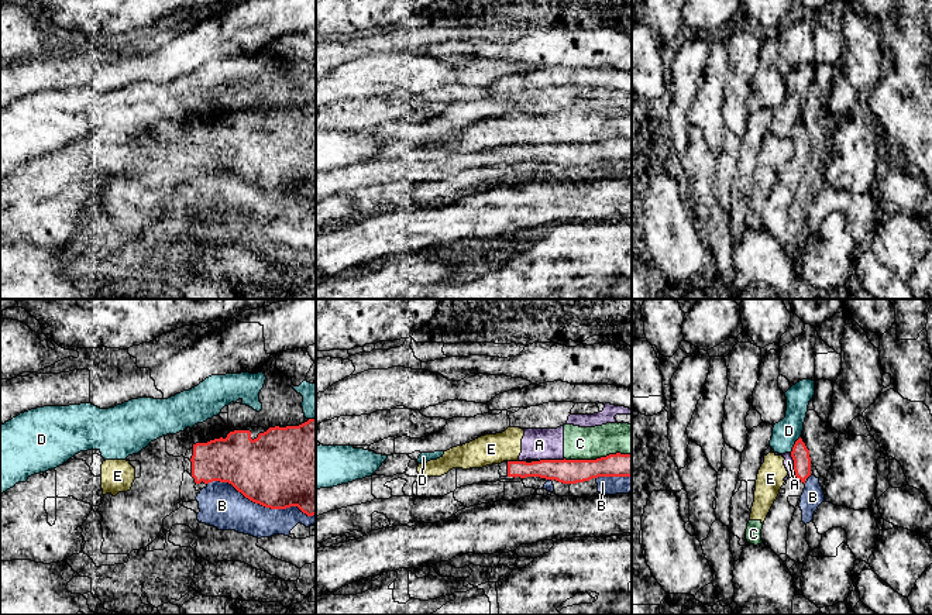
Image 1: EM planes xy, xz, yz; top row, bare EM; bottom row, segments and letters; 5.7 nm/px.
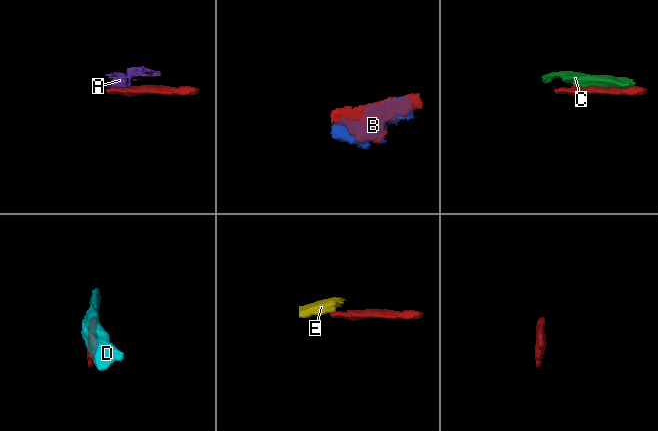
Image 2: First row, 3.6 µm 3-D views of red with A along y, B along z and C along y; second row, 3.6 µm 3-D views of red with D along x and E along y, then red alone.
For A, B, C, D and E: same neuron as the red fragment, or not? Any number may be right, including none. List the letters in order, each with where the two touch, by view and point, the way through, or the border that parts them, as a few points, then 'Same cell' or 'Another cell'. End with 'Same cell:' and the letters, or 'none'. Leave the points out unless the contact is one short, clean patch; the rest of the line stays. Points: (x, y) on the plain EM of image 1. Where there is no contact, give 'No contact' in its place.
A: Touches red at xz (552, 144). Boundary: xz (564, 143), (542, 143), (539, 145). Another cell
B: Touches red at xy (261, 188). Another cell
C: Touches red at xz (597, 143). Another cell
D: Touches red at yz (794, 129). Another cell
E: Touches red at xz (513, 145). Boundary: xz (508, 144), (518, 145). Another cell
Same cell: none

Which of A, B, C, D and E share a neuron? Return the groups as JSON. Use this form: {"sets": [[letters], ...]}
{"sets": [["A", "C", "E"], ["B"], ["D"]]}

